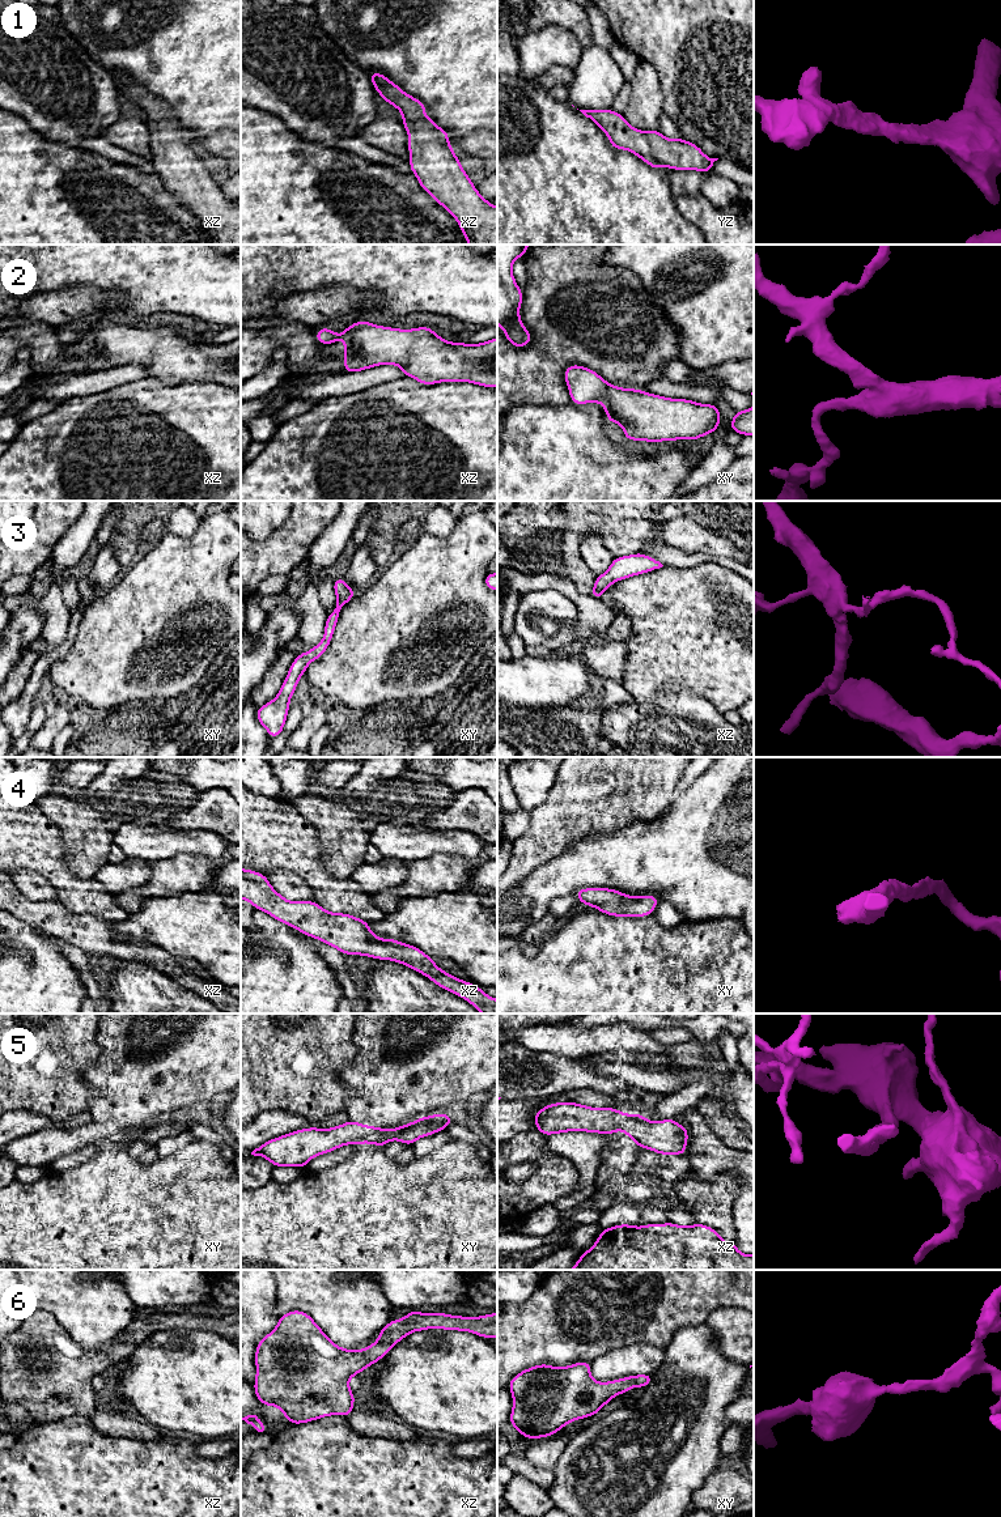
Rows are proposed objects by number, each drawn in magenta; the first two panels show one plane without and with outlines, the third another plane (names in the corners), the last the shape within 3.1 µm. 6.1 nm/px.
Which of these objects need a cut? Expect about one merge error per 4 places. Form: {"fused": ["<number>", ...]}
{"fused": ["3"]}

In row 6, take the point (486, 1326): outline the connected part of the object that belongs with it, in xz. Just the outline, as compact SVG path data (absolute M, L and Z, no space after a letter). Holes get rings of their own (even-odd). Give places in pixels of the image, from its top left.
M412 1309L400 1320L390 1320L369 1347L345 1350L331 1342L307 1313L290 1310L256 1344L255 1395L262 1405L279 1407L296 1425L330 1415L348 1418L356 1398L349 1378L379 1361L408 1334L427 1329L497 1338L497 1313L463 1317Z

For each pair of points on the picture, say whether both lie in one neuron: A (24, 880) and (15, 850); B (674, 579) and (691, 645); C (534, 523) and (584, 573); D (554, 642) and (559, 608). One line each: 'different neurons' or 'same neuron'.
A: different neurons
B: same neuron
C: same neuron
D: same neuron

